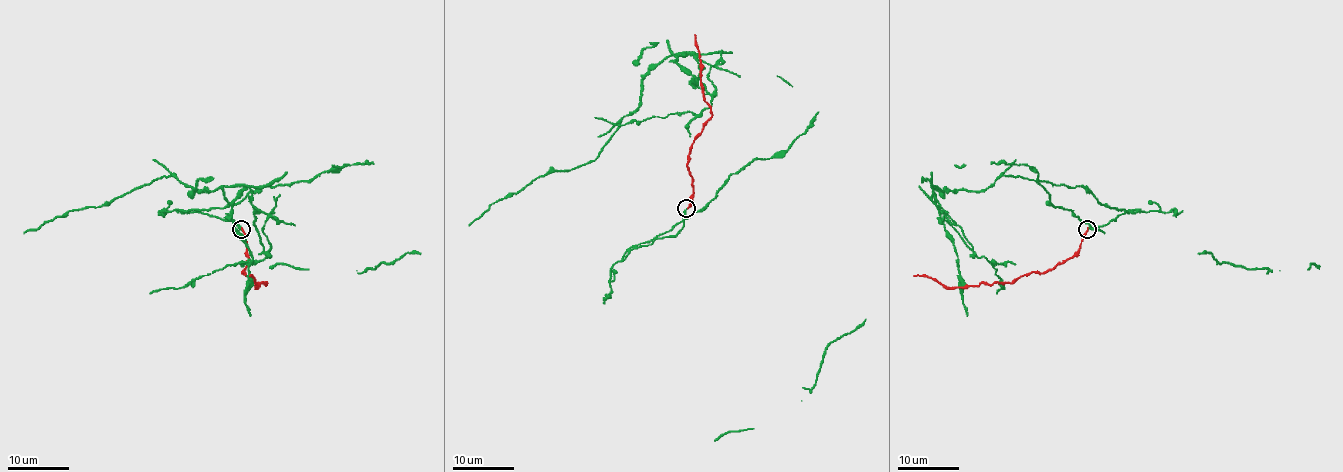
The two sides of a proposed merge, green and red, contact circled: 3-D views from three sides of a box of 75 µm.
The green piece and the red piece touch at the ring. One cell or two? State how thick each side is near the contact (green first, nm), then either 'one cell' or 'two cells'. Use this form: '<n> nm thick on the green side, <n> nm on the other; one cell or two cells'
280 nm thick on the green side, 160 nm on the other; two cells

